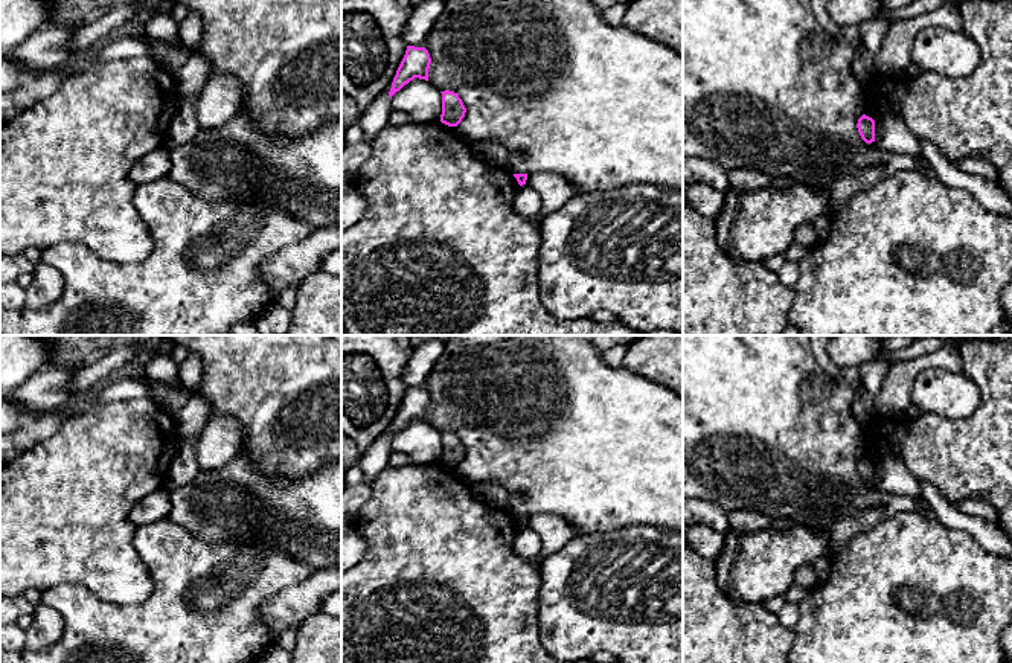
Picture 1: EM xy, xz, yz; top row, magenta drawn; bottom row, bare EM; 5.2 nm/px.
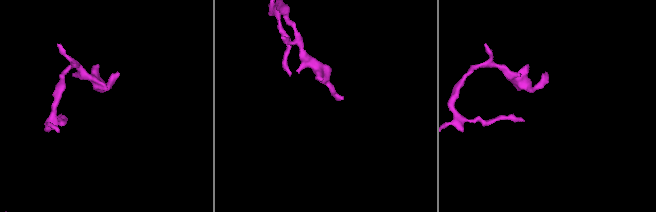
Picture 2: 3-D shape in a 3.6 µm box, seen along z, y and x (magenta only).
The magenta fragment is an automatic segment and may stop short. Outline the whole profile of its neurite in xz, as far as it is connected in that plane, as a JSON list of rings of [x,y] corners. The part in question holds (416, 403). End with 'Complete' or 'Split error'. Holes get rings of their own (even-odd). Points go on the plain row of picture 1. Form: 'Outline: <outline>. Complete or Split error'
Outline: [[[407,387],[405,396],[396,412],[392,430],[389,433],[390,440],[415,419],[428,422],[430,405],[431,399],[425,389]]]. Complete

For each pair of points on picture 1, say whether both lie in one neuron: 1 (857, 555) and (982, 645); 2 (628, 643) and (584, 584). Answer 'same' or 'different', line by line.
1: same
2: same

